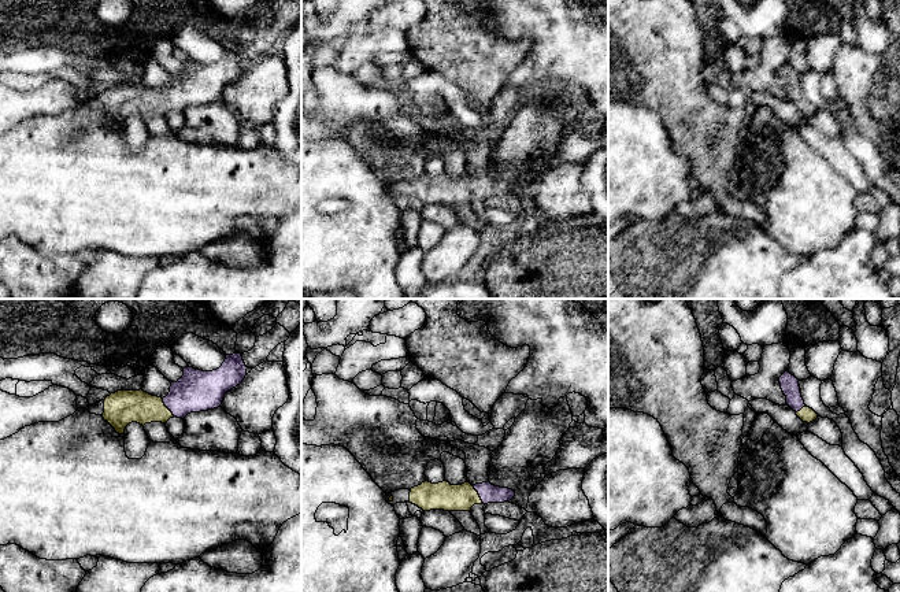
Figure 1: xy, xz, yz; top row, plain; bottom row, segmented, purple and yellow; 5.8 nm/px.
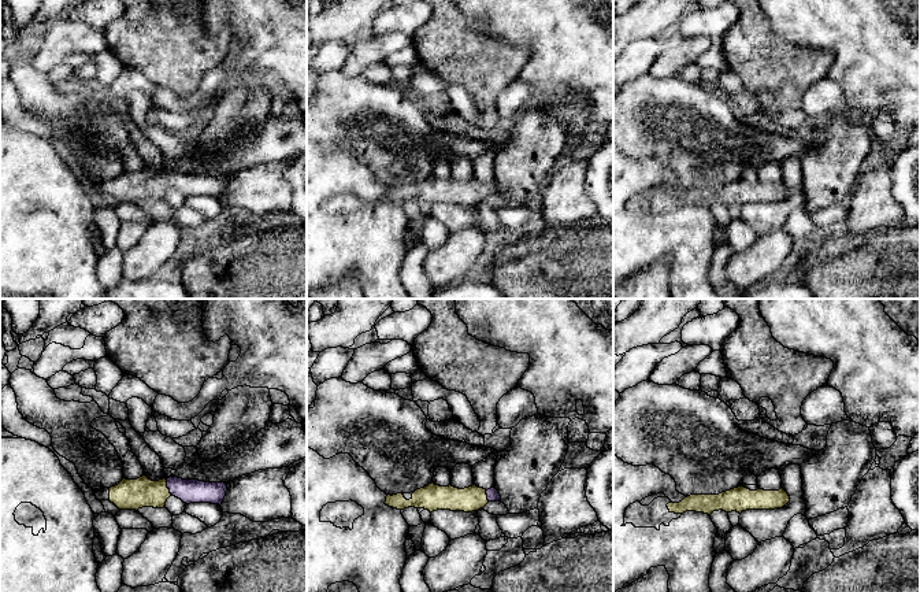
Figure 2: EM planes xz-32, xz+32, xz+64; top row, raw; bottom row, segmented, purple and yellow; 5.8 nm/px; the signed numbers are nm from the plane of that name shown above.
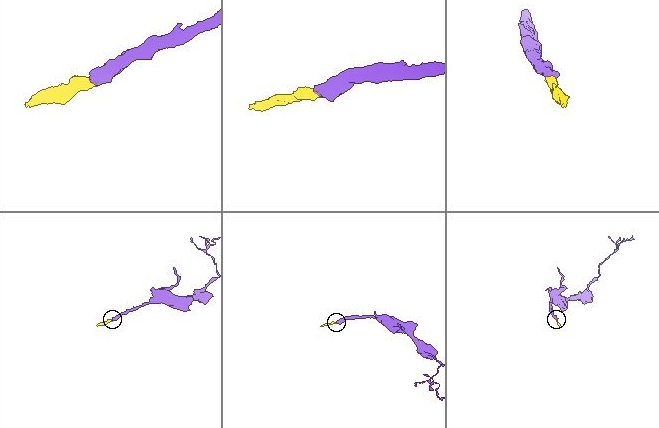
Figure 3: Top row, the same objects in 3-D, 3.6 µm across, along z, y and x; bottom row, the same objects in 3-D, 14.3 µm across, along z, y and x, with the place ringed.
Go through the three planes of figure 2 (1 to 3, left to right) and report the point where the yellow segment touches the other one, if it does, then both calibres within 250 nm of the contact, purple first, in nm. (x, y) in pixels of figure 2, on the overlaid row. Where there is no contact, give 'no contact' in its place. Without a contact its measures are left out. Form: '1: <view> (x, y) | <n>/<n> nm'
1: xz-32 (167, 487) | 140/180 nm
2: xz+32 (488, 496) | 70/150 nm
3: no contact

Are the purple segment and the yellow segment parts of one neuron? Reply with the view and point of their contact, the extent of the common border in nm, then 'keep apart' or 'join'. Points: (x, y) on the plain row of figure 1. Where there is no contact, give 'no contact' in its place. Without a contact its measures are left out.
xz (478, 187) | 130 nm | join

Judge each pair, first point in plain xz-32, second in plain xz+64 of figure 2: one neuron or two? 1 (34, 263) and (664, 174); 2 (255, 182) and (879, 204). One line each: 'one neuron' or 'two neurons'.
1: one neuron
2: one neuron

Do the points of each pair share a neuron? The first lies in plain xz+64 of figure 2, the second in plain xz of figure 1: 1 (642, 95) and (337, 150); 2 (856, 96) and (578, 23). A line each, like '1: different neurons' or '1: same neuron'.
1: different neurons
2: same neuron

